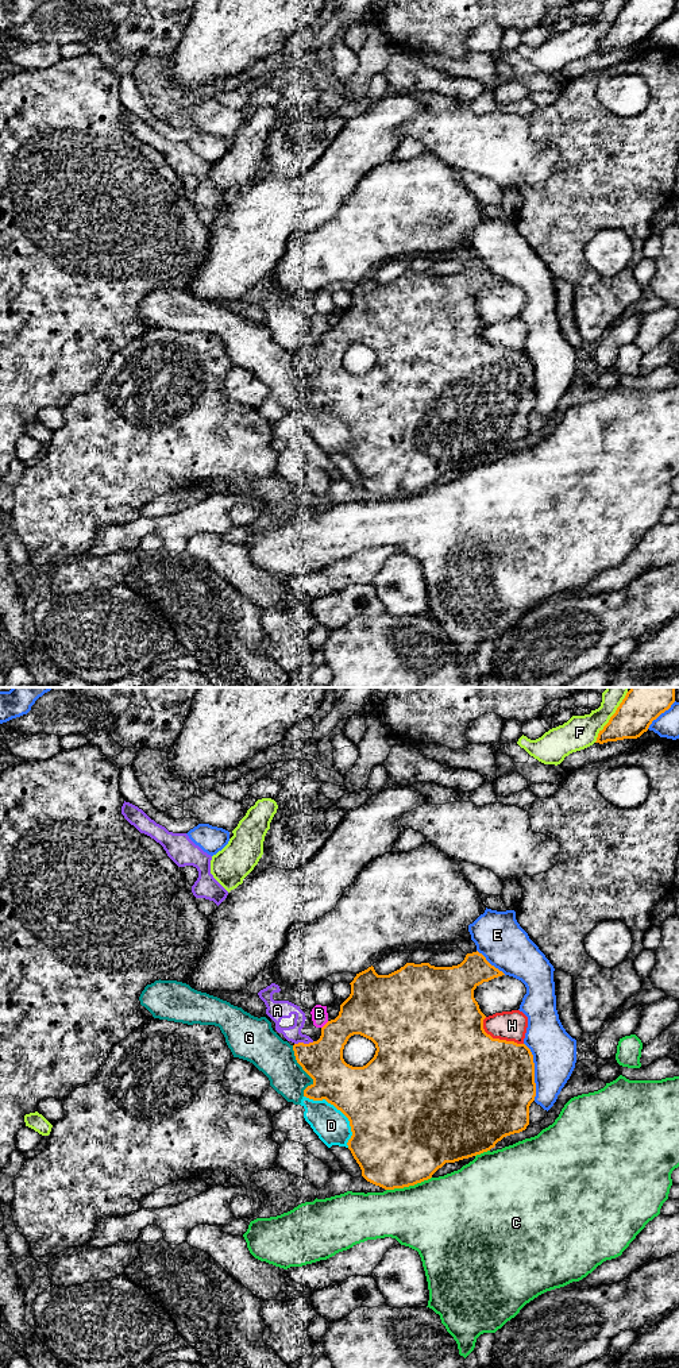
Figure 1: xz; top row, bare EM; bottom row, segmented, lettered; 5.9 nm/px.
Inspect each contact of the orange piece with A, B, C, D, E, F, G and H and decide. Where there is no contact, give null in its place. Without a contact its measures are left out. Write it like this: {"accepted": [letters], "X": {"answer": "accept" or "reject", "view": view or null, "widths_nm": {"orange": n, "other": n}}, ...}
{"accepted": [], "A": {"answer": "reject", "view": "xz", "widths_nm": {"orange": 240, "other": 120}}, "B": {"answer": "reject", "view": "xz", "widths_nm": {"orange": 260, "other": 100}}, "C": {"answer": "reject", "view": "xz", "widths_nm": {"orange": 500, "other": 460}}, "D": {"answer": "reject", "view": "xz", "widths_nm": {"orange": 460, "other": 200}}, "E": {"answer": "reject", "view": "xz", "widths_nm": {"orange": 500, "other": 260}}, "F": {"answer": "reject", "view": "xz", "widths_nm": {"orange": 220, "other": 200}}, "G": {"answer": "reject", "view": "xz", "widths_nm": {"orange": 260, "other": 220}}, "H": {"answer": "reject", "view": "xz", "widths_nm": {"orange": 500, "other": 180}}}

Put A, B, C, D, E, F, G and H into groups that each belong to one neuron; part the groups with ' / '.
A / B / C / D G / E / F / H

